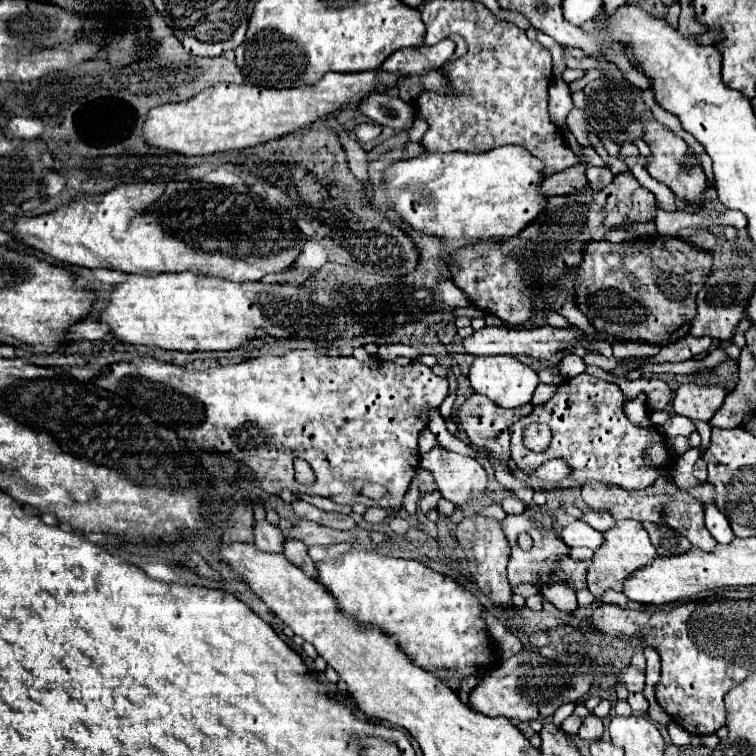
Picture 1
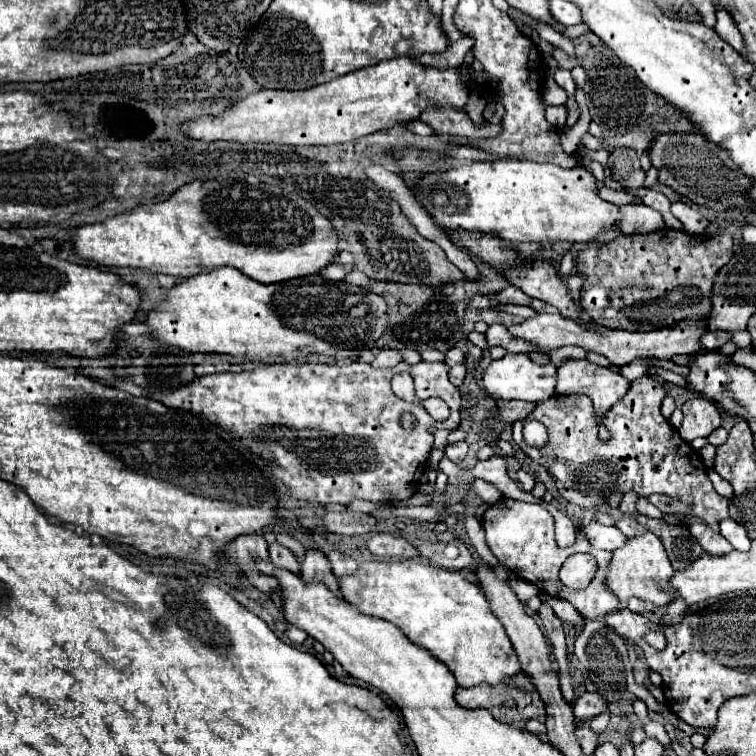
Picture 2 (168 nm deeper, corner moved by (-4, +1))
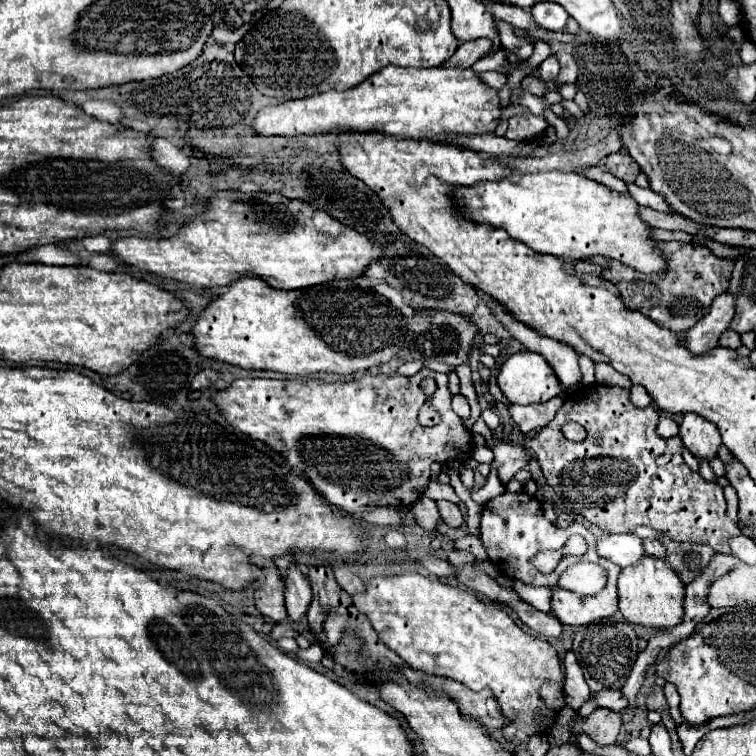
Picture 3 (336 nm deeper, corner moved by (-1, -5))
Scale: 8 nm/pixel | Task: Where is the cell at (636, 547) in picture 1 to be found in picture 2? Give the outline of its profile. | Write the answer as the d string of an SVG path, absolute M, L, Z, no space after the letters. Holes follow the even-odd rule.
M648 532L644 536L630 538L630 542L626 542L626 546L614 550L614 558L612 558L610 568L608 568L606 584L618 596L622 606L632 596L636 596L640 600L646 600L646 602L652 602L656 606L666 606L676 598L676 594L670 586L672 576L674 576L674 568L668 560L668 554L664 550L660 538L654 536L652 532Z

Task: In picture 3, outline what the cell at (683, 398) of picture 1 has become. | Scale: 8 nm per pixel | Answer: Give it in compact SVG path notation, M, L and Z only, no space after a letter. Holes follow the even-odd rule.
M693 412L683 414L679 436L687 450L697 458L711 460L717 454L717 448L721 446L719 428L715 428L715 424Z

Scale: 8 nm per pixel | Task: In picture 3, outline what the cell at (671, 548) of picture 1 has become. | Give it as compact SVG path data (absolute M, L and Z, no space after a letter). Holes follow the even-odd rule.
M659 536L659 542L665 546L665 562L681 576L685 584L689 584L701 568L707 566L707 560L713 556L713 550L705 544L689 544L689 542L675 542L667 536Z

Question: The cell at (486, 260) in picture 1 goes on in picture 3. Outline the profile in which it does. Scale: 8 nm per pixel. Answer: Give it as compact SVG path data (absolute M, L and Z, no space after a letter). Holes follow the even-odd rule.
M621 152L609 154L609 156L603 160L603 164L605 164L605 168L607 168L613 176L617 176L617 178L621 178L621 180L625 180L625 182L635 182L637 174L641 172L641 170L639 170L639 164L637 164L629 154L621 154Z

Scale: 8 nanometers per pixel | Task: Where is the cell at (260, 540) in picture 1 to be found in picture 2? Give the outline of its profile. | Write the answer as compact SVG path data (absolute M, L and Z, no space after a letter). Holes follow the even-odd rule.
M270 544L270 560L274 562L274 566L278 568L286 568L294 574L300 576L300 564L296 560L296 556L286 548L286 546L280 546L280 544Z

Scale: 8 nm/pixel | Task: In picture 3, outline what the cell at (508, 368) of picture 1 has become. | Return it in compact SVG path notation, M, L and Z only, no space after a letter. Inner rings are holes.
M527 350L507 358L507 362L499 368L497 384L505 398L513 404L547 402L565 392L543 356Z

